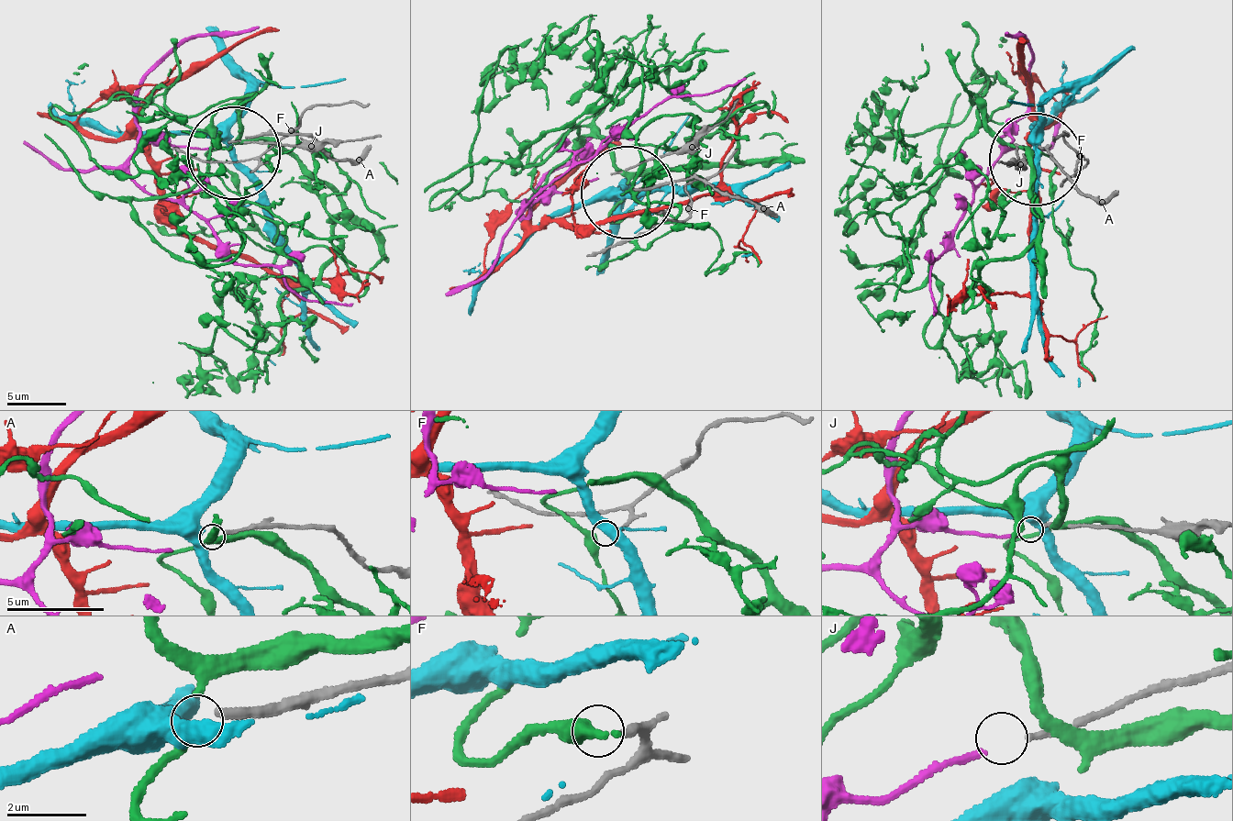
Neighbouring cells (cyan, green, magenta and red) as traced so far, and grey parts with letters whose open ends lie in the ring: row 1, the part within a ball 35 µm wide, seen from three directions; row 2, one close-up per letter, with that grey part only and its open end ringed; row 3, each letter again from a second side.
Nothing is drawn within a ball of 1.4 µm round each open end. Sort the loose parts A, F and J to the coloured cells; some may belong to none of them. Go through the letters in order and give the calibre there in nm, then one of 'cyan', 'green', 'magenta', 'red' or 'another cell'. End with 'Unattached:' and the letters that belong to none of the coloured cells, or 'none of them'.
A: 240 nm | cyan
F: 200 nm | green
J: 170 nm | magenta
Unattached: none of them

